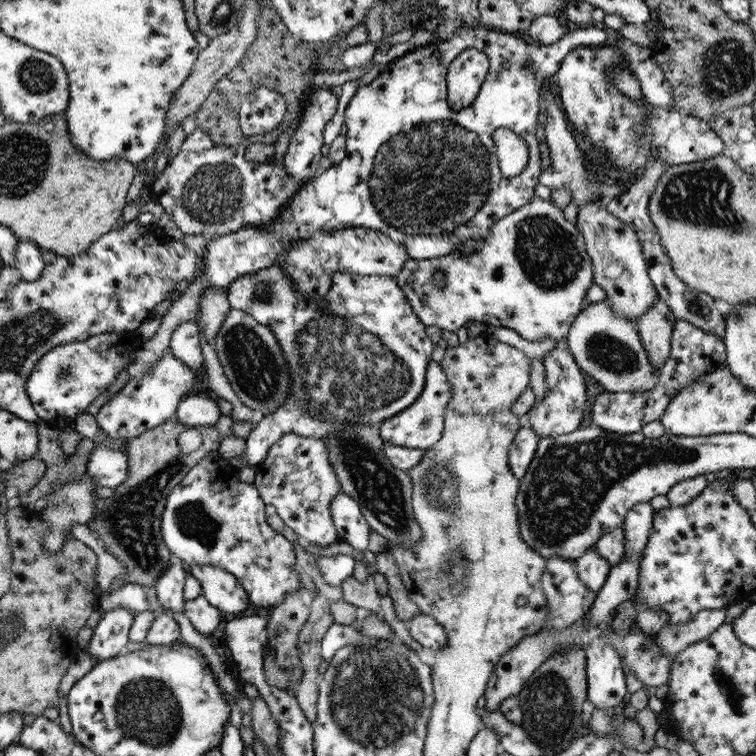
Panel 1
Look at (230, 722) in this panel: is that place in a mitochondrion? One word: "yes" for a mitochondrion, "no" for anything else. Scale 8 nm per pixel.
no

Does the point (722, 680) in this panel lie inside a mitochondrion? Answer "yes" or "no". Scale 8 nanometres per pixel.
yes

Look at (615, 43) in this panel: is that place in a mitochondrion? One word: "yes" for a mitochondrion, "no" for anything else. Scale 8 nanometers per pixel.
no

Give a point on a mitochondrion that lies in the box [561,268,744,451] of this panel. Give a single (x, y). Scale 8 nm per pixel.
(610, 354)

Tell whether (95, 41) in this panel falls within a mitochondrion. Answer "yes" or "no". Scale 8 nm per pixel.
yes

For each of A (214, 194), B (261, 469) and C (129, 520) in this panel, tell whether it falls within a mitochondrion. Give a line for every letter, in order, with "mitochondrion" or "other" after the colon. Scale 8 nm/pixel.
A: mitochondrion
B: other
C: mitochondrion

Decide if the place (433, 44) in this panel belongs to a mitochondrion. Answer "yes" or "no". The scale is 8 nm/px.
no

